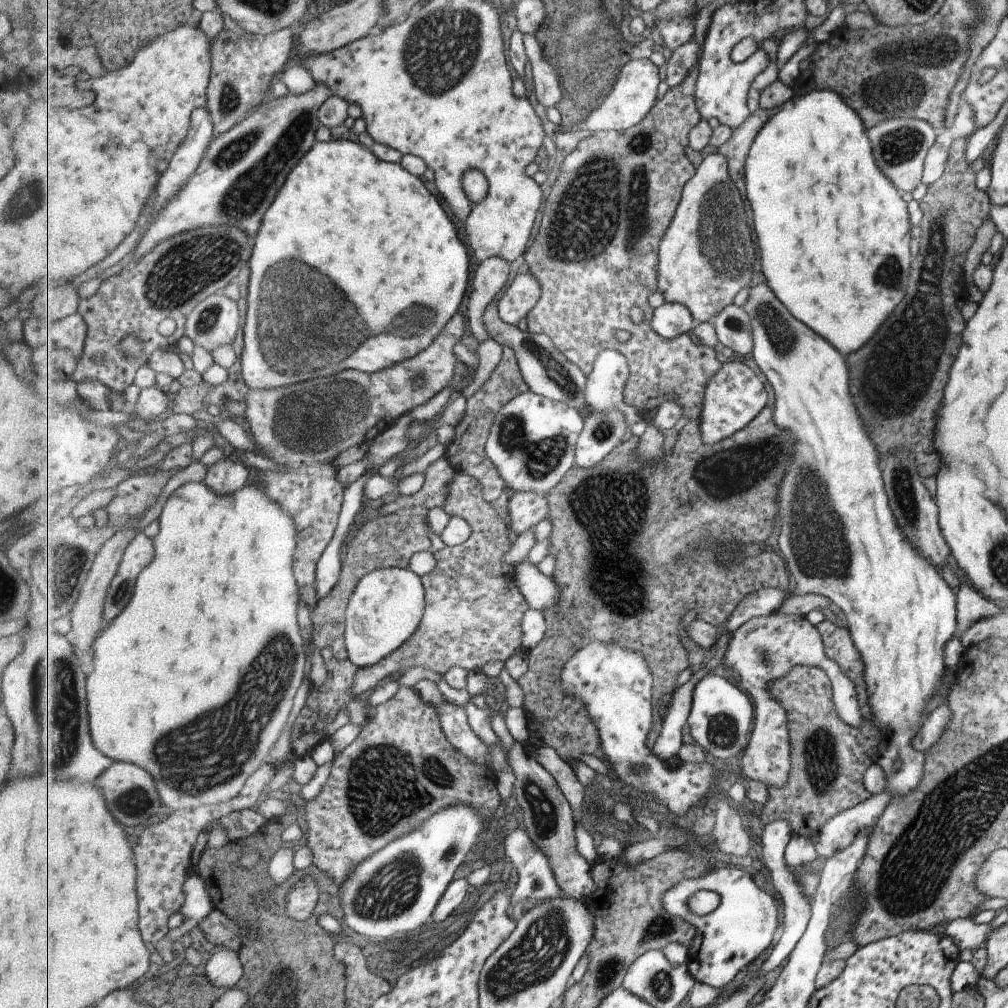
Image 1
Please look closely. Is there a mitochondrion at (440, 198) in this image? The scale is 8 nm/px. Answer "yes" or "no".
no

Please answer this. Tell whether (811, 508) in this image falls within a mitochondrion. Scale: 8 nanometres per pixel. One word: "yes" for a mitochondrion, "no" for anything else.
yes

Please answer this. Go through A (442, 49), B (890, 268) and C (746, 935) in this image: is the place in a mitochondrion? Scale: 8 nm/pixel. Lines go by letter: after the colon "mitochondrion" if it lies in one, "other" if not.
A: mitochondrion
B: mitochondrion
C: other

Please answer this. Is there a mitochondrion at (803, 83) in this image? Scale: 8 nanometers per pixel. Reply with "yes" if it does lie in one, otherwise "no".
no

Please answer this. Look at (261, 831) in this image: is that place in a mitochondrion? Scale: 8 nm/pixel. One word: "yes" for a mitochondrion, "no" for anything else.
no

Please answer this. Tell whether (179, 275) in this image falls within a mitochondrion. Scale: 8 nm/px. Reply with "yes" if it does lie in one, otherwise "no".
yes

